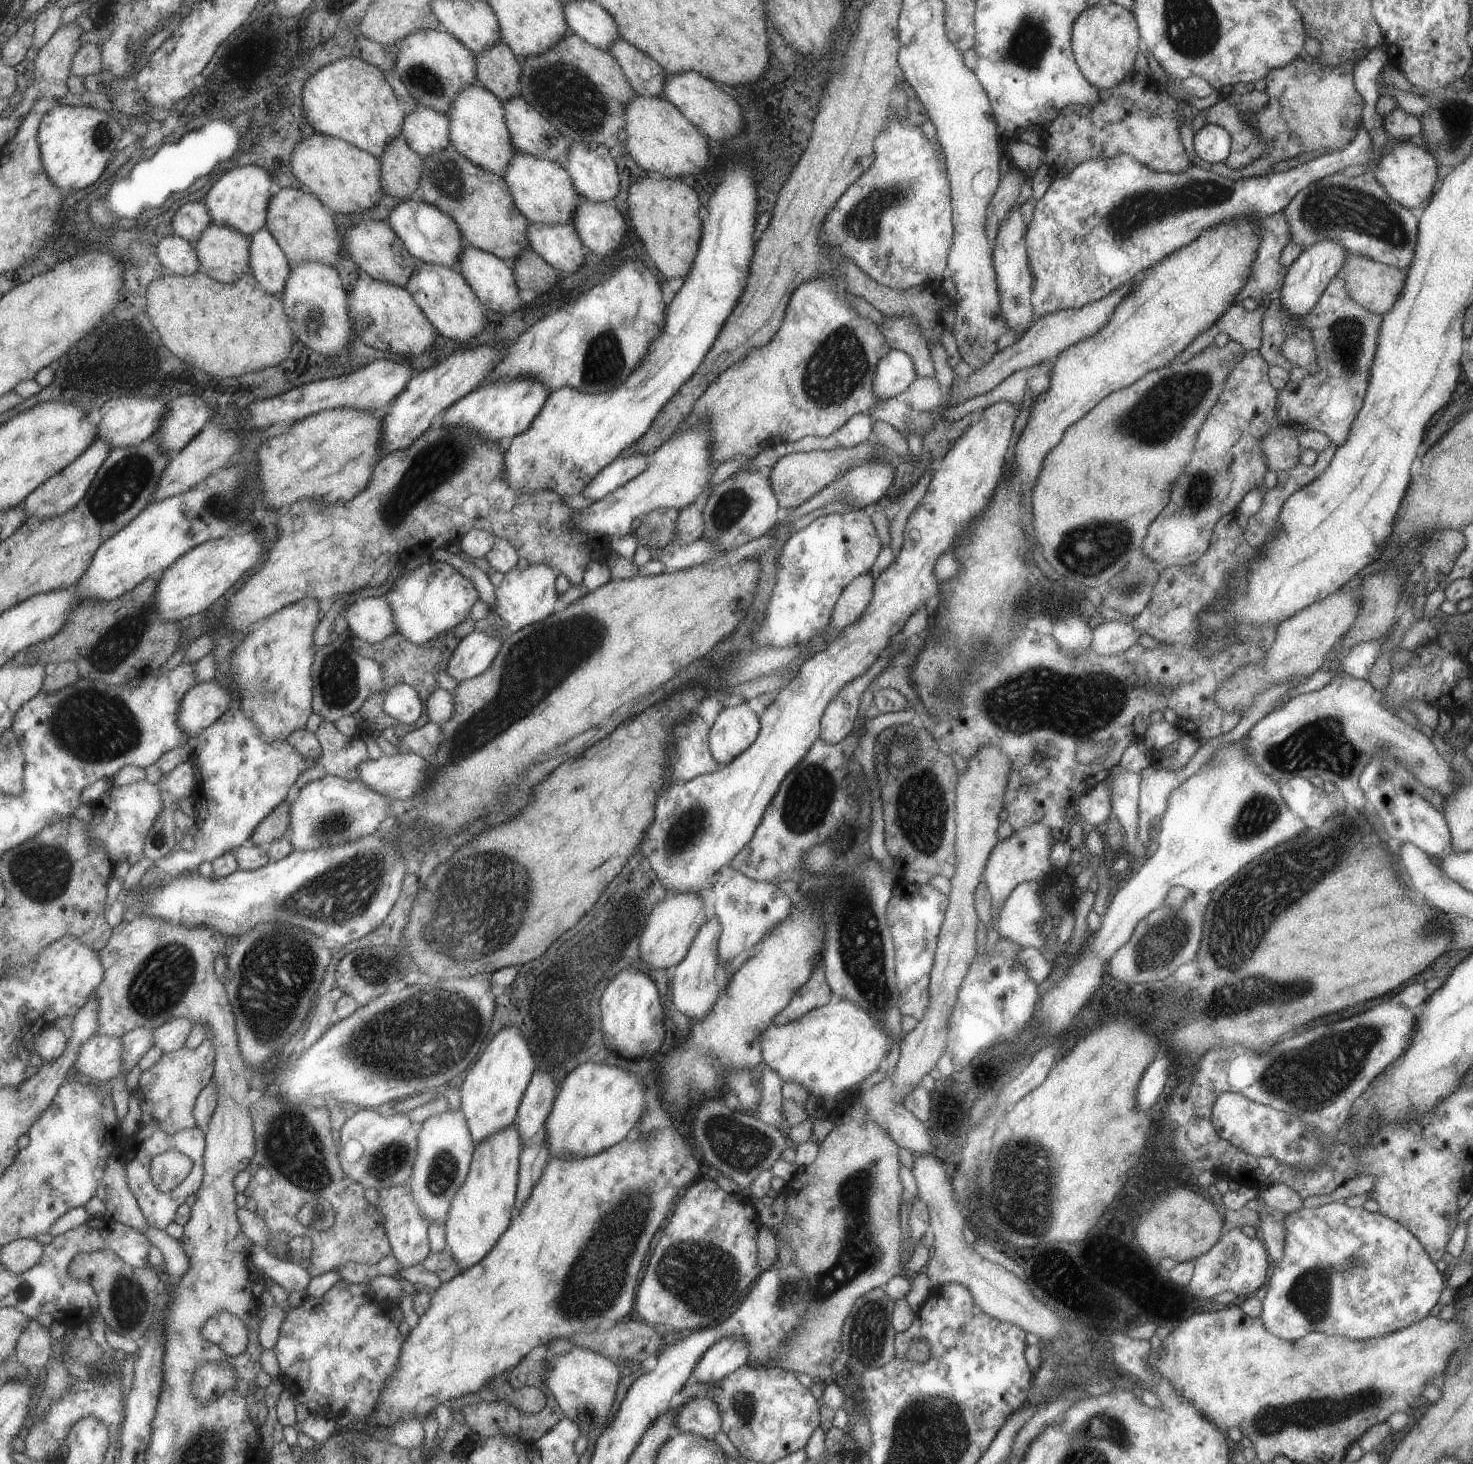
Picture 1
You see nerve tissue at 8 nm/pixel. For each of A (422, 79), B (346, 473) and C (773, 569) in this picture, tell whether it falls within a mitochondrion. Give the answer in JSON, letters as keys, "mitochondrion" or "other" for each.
{"A":"mitochondrion","B":"other","C":"other"}

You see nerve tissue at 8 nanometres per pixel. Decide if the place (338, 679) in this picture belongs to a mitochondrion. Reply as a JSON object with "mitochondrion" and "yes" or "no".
{"mitochondrion":"yes"}

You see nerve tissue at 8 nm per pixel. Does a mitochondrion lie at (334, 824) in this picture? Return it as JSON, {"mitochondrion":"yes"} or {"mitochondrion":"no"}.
{"mitochondrion":"yes"}

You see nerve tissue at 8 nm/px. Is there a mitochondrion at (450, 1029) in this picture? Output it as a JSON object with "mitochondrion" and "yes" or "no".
{"mitochondrion":"yes"}

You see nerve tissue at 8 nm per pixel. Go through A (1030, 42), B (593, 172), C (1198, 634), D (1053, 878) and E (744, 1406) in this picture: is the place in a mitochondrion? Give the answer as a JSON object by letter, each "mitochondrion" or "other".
{"A":"mitochondrion","B":"other","C":"other","D":"other","E":"mitochondrion"}

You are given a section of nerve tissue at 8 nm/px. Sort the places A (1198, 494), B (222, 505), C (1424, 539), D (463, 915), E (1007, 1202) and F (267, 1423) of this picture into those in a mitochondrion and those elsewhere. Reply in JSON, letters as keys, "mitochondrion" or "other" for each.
{"A":"mitochondrion","B":"mitochondrion","C":"other","D":"mitochondrion","E":"mitochondrion","F":"other"}

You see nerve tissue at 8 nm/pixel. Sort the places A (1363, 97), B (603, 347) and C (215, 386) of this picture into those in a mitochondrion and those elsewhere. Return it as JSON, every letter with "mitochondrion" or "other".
{"A":"other","B":"mitochondrion","C":"other"}

